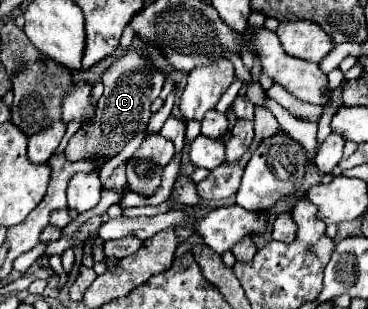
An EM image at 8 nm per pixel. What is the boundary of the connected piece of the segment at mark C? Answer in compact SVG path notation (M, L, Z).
M126 52L124 56L116 58L114 64L102 74L104 94L98 100L96 116L92 122L84 124L68 142L64 156L68 160L88 160L98 156L98 160L110 160L114 158L124 146L142 130L146 130L146 124L150 120L150 104L154 98L160 96L160 90L164 86L164 74L158 72L150 62L142 60L138 52Z

